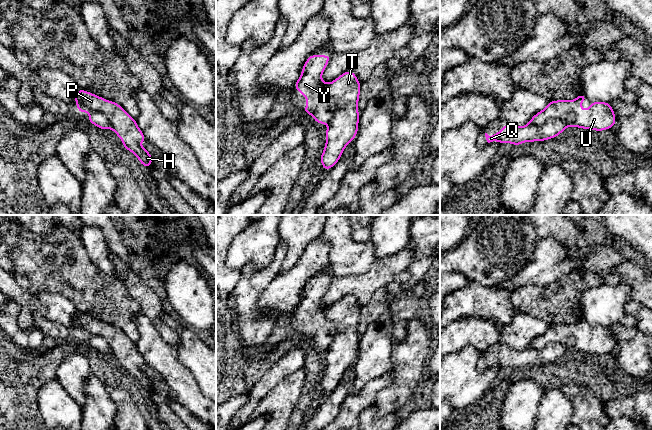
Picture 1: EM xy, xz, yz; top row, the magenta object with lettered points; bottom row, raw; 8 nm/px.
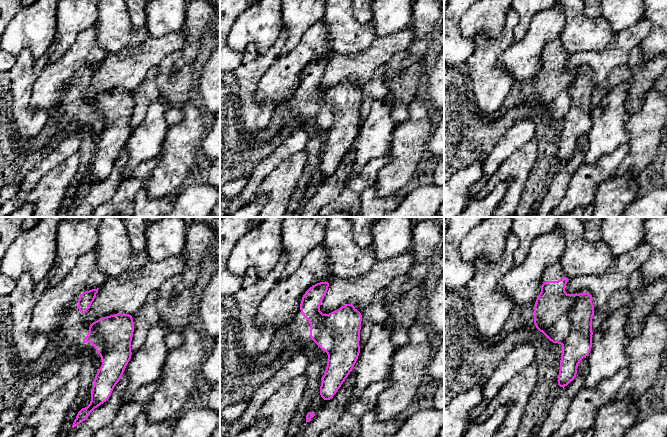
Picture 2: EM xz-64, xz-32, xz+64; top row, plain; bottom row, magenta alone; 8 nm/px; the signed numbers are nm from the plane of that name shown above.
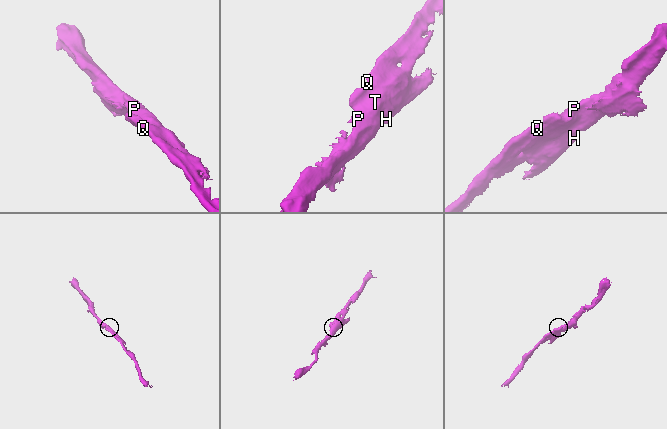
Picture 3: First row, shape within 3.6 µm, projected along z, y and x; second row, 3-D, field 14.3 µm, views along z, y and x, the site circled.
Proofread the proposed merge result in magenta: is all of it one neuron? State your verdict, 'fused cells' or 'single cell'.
fused cells

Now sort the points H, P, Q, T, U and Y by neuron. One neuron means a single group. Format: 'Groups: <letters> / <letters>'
Groups: H P T U / Q Y

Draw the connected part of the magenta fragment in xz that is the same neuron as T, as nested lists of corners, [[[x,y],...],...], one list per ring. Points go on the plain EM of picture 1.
[[[346,295],[330,306],[326,318],[336,328],[336,334],[326,353],[326,367],[320,379],[321,389],[330,394],[342,380],[345,371],[354,364],[358,357],[358,325],[361,306],[352,295]]]

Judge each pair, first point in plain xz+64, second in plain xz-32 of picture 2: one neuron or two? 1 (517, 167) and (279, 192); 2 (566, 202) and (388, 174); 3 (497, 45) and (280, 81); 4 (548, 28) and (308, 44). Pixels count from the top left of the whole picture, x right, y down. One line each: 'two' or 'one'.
1: one
2: two
3: two
4: one

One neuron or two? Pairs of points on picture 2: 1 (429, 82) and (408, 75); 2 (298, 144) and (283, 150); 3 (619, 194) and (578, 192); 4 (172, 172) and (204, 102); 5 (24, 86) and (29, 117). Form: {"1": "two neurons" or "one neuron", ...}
{"1": "two neurons", "2": "one neuron", "3": "two neurons", "4": "two neurons", "5": "one neuron"}

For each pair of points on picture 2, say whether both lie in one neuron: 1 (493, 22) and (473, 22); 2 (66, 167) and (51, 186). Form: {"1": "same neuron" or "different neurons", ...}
{"1": "same neuron", "2": "same neuron"}

